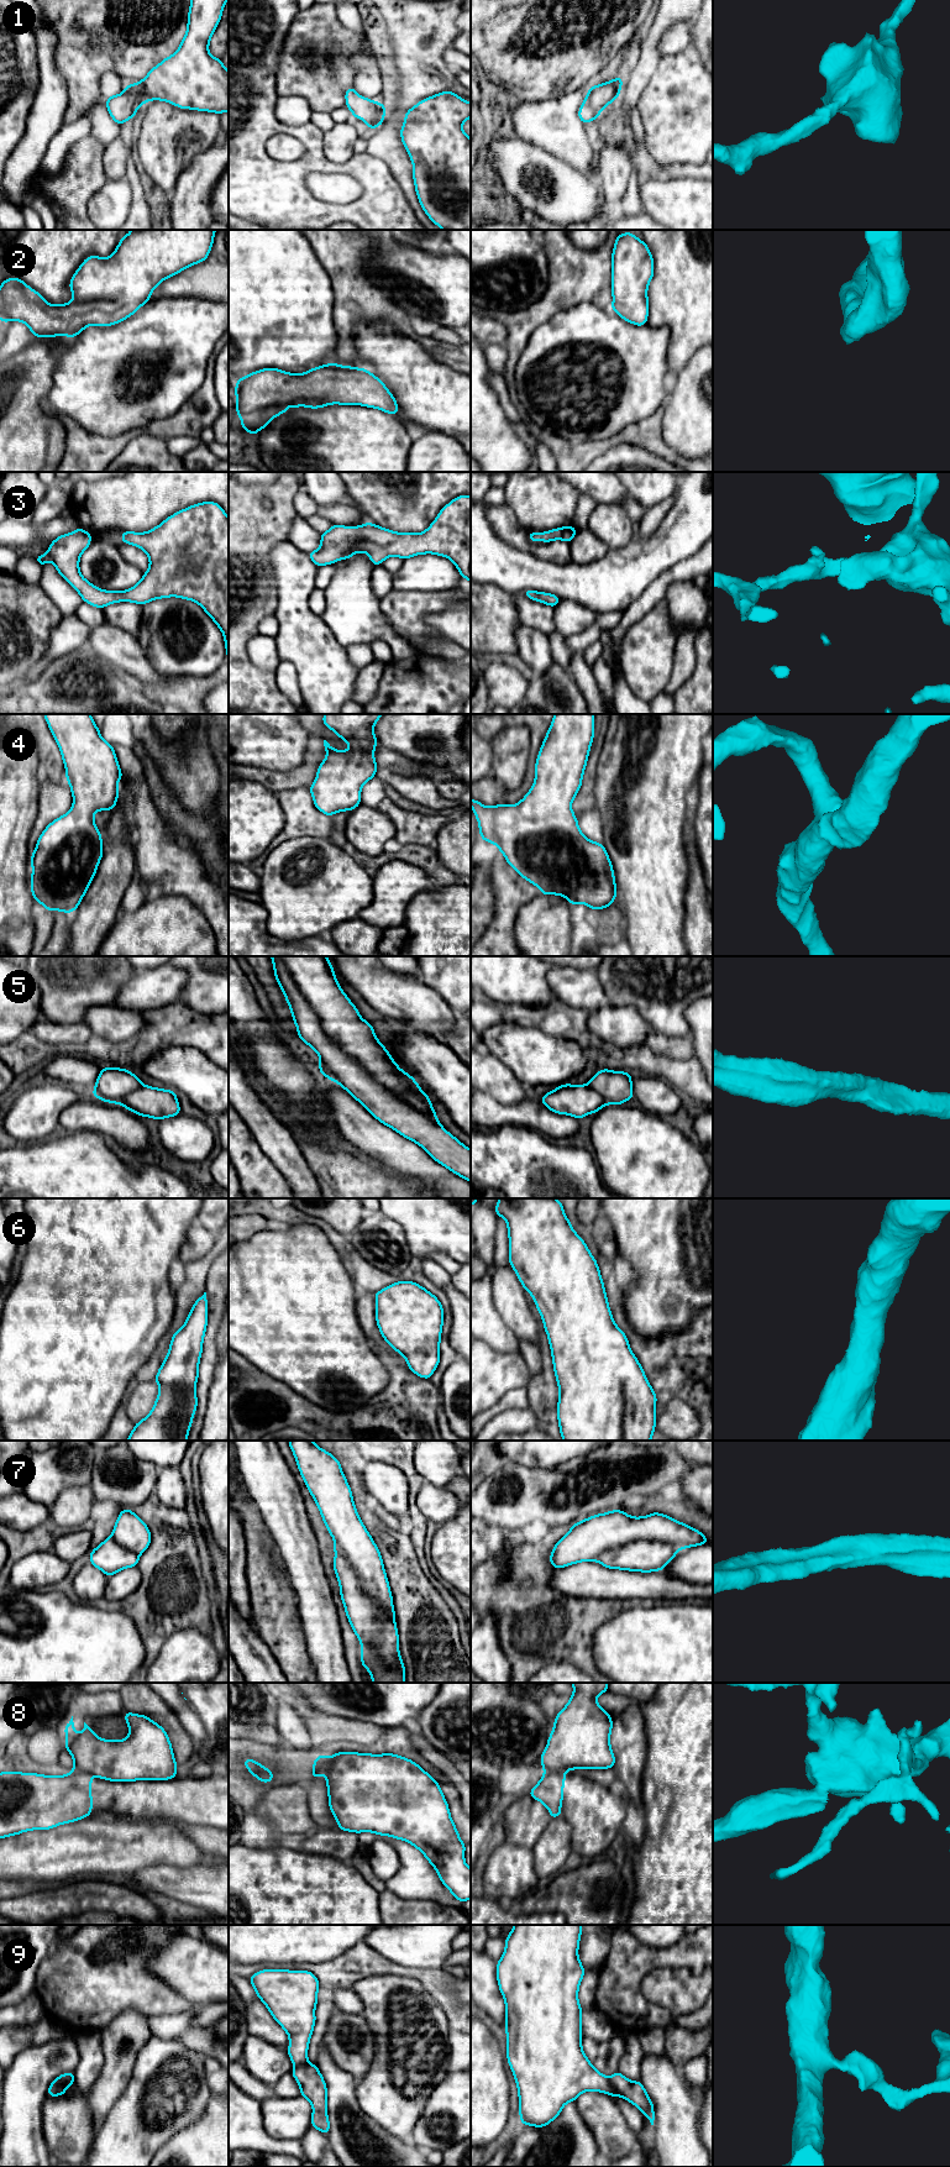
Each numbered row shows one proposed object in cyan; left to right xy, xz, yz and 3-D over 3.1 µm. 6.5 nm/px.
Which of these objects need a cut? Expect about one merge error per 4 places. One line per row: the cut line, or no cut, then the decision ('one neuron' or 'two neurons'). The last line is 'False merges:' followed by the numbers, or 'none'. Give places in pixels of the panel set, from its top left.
1: cut none; one neuron
2: cut none; one neuron
3: cut none; one neuron
4: cut none; one neuron
5: cut xz (279, 956), (316, 1014), (321, 1028), (377, 1082), (439, 1124); two neurons
6: cut none; one neuron
7: cut xz (335, 1542), (357, 1574), (362, 1590), (394, 1622); two neurons
8: cut xy (73, 1768), (92, 1774); two neurons
9: cut yz (608, 2078), (617, 2095); two neurons
False merges: 5, 7, 8, 9

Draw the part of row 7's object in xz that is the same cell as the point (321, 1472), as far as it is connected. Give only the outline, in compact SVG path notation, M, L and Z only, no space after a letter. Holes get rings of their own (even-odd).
M288 1441L326 1530L361 1579L364 1594L395 1622L380 1552L361 1521L340 1462L313 1441Z

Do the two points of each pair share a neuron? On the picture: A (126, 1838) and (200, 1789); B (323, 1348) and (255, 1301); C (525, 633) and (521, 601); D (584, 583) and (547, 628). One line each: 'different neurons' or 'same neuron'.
A: different neurons
B: same neuron
C: different neurons
D: different neurons

